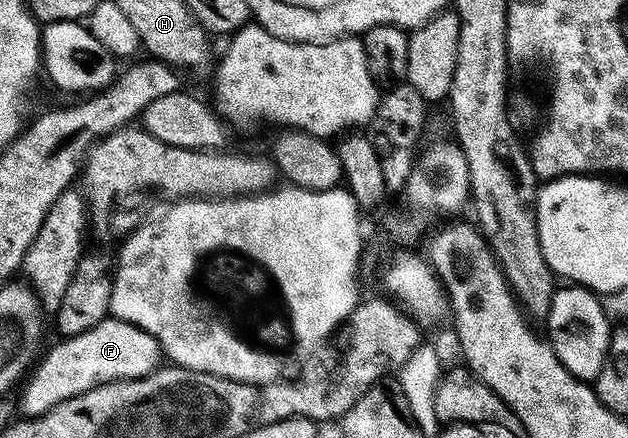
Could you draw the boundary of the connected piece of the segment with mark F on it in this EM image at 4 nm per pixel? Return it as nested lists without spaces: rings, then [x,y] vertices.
[[[106,319],[91,327],[91,331],[83,331],[83,335],[66,337],[58,342],[49,354],[46,352],[36,362],[31,376],[24,382],[25,394],[21,397],[21,405],[19,401],[19,409],[25,417],[37,417],[75,395],[83,395],[83,391],[106,385],[108,381],[134,381],[136,377],[145,377],[163,361],[160,341],[147,331],[116,319]]]

